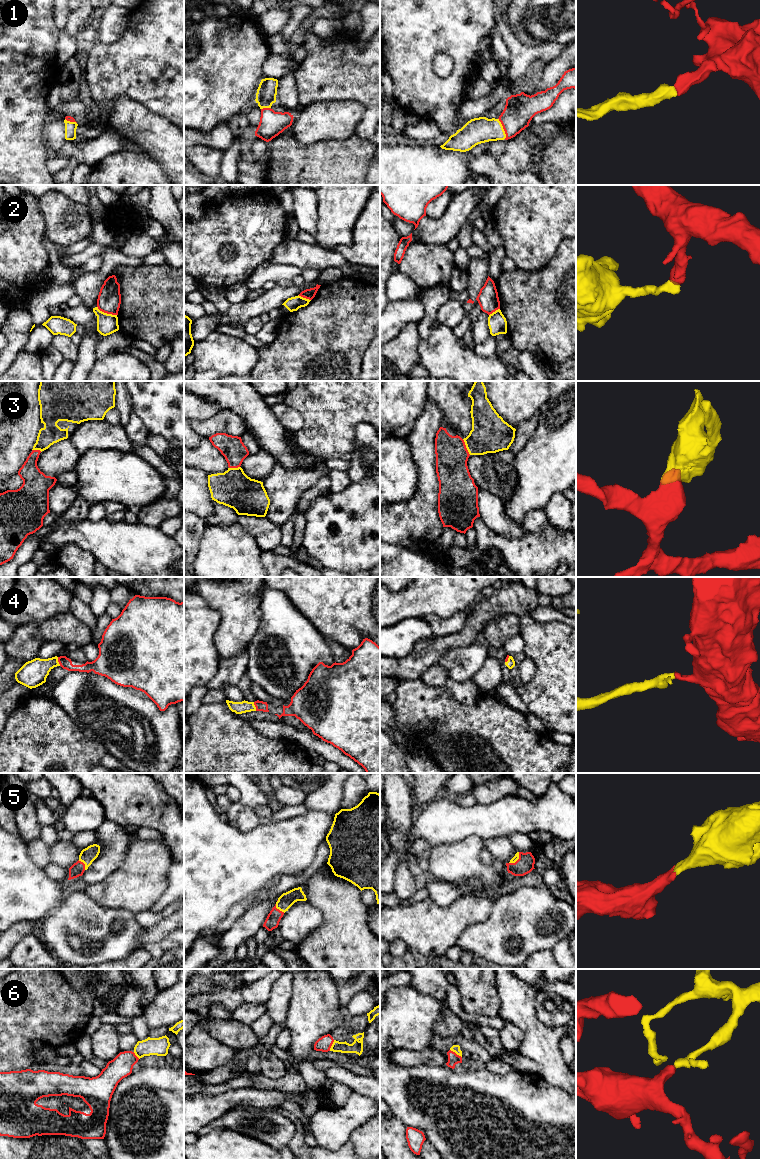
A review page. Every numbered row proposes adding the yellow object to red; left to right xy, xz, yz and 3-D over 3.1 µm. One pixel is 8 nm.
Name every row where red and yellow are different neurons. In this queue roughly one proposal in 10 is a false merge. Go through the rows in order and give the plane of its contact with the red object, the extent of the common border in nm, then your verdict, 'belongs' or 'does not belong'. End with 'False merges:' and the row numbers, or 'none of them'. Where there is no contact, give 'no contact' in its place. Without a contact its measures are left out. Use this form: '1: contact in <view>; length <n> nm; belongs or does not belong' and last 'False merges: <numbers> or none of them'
1: contact in yz; length 180 nm; belongs
2: contact in xy; length 180 nm; does not belong
3: contact in yz; length 140 nm; belongs
4: contact in xy; length 80 nm; belongs
5: contact in xy; length 100 nm; belongs
6: contact in yz; length 120 nm; belongs
False merges: 2

